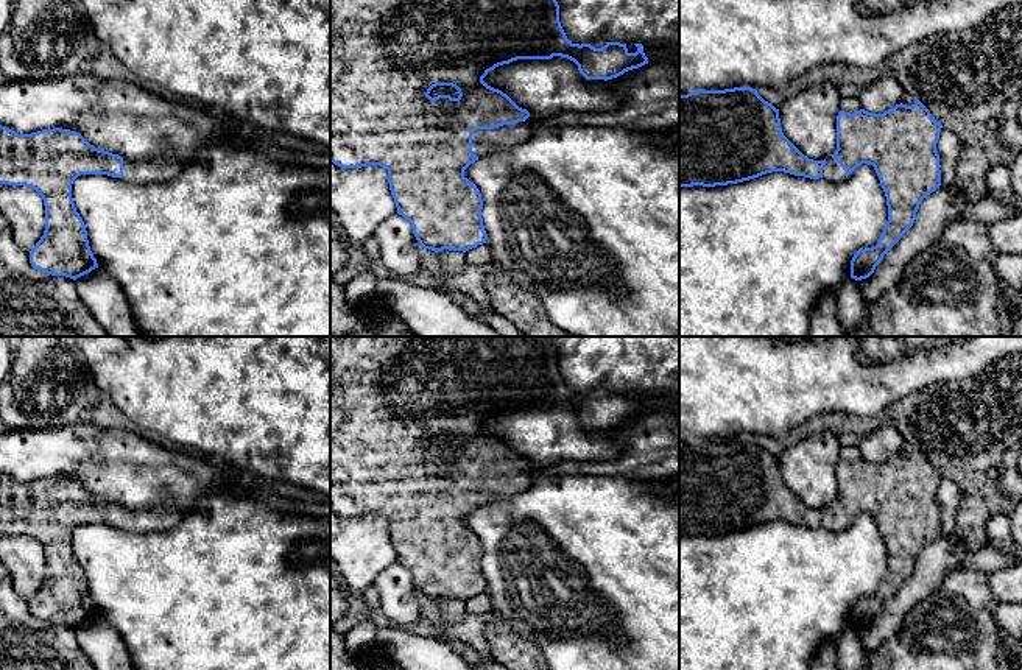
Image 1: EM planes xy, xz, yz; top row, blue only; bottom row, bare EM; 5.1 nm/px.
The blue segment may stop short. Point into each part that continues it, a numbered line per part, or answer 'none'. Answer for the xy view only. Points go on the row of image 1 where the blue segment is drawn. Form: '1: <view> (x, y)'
1: xy (165, 165)

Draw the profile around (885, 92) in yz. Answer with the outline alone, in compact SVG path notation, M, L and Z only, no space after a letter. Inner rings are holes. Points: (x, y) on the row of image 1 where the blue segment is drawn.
M885 73L872 84L862 87L860 103L862 109L872 114L883 114L885 111L902 103L904 89L899 81L891 75Z

